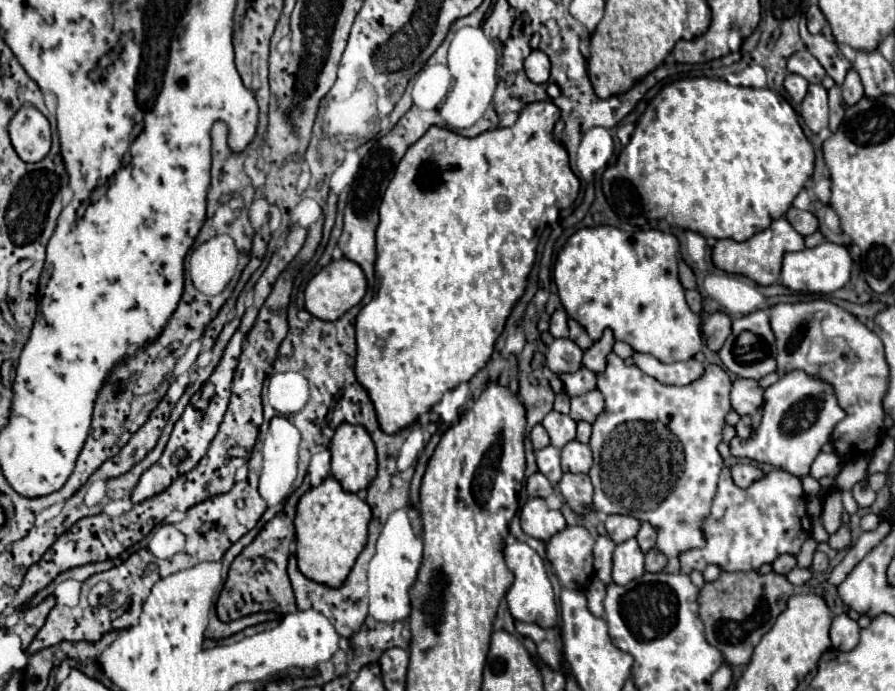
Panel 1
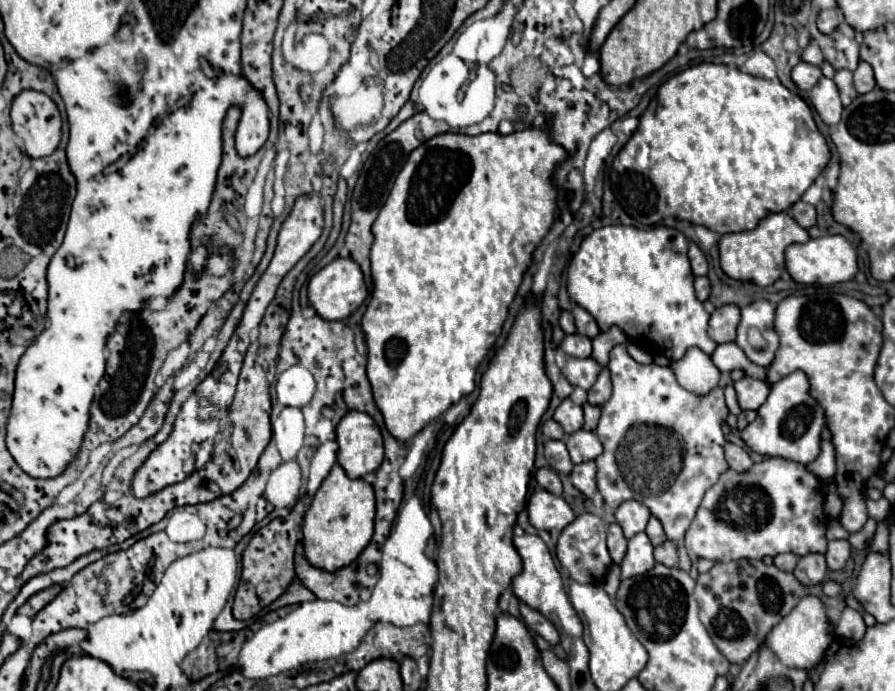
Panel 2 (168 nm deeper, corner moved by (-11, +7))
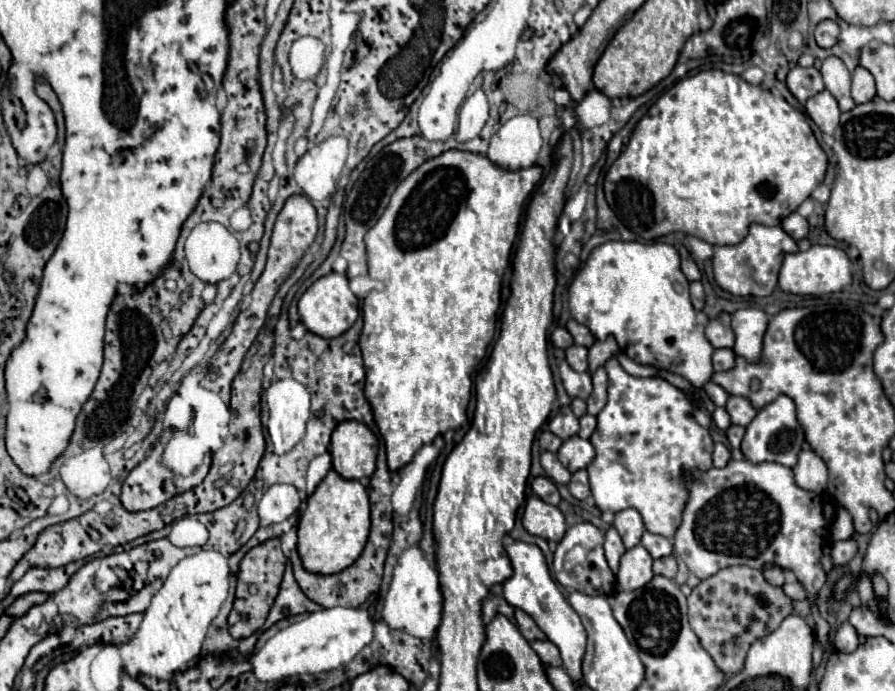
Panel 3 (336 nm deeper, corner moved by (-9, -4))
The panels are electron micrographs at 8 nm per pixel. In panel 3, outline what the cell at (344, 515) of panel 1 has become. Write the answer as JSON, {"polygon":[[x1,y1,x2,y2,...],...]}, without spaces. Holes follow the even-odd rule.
{"polygon":[[330,471,306,499,298,523,298,553,302,565,310,573,332,575,338,573,362,553,370,531,370,503,366,487,360,481,350,481]]}

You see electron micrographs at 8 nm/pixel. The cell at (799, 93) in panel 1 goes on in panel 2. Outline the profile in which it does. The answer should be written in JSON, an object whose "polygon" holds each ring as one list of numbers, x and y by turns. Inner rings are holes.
{"polygon":[[800,62,792,68,792,80,800,90,806,90,806,92,820,80,820,76,822,76,822,70,808,62]]}

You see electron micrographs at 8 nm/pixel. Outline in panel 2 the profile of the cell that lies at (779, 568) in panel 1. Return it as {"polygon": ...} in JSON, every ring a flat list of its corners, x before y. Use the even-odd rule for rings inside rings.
{"polygon":[[788,552,788,554,778,554,778,556,774,558,774,566,778,566,780,570,786,570,786,572,792,572,792,570,796,568,796,564,798,564,798,556,792,554,792,552]]}

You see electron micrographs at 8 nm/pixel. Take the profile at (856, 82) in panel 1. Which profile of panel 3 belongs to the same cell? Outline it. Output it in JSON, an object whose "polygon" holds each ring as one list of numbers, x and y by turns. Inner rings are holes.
{"polygon":[[858,65,852,73,852,99,856,103,868,103,874,97,876,97,874,77,870,71,866,71,864,67]]}

